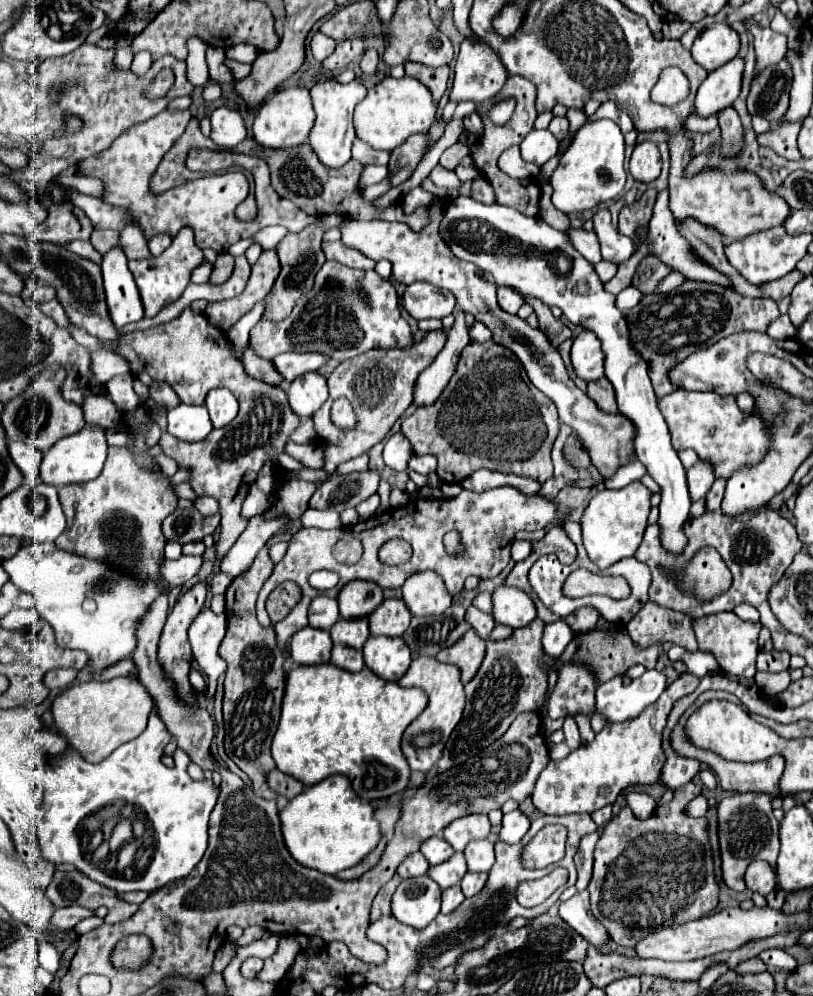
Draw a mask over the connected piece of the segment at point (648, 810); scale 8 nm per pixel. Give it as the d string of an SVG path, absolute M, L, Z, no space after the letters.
M628 794L626 802L632 808L634 816L640 818L640 820L646 820L648 816L652 816L654 806L656 806L656 800L650 798L648 794Z

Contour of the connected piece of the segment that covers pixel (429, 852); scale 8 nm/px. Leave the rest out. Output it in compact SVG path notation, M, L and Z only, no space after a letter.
M434 836L422 844L420 852L426 856L430 866L436 866L436 864L446 862L454 854L454 848L442 836Z

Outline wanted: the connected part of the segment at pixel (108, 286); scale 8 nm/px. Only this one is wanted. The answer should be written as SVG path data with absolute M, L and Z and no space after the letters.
M116 244L110 252L104 254L104 262L100 266L104 274L104 290L110 320L116 328L144 318L140 294L126 260L128 258L124 254L124 248Z

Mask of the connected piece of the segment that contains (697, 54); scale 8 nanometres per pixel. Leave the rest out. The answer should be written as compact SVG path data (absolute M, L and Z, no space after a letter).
M710 24L692 44L694 60L708 72L730 62L740 48L738 32L728 24Z

